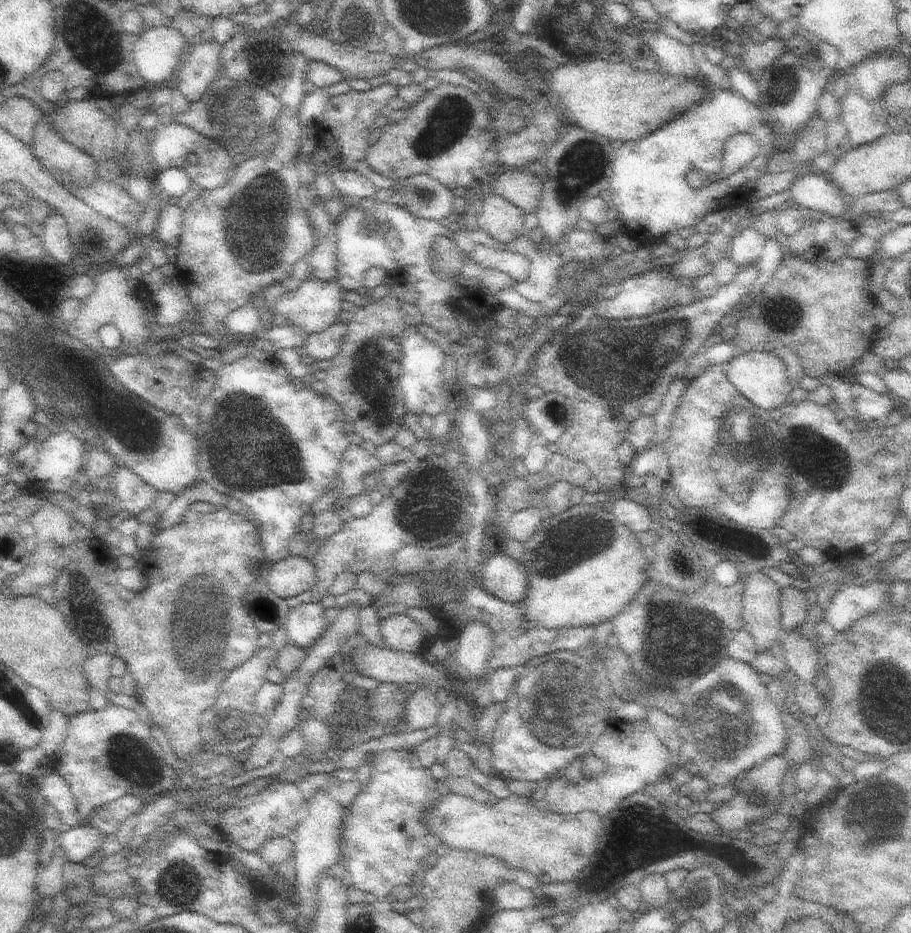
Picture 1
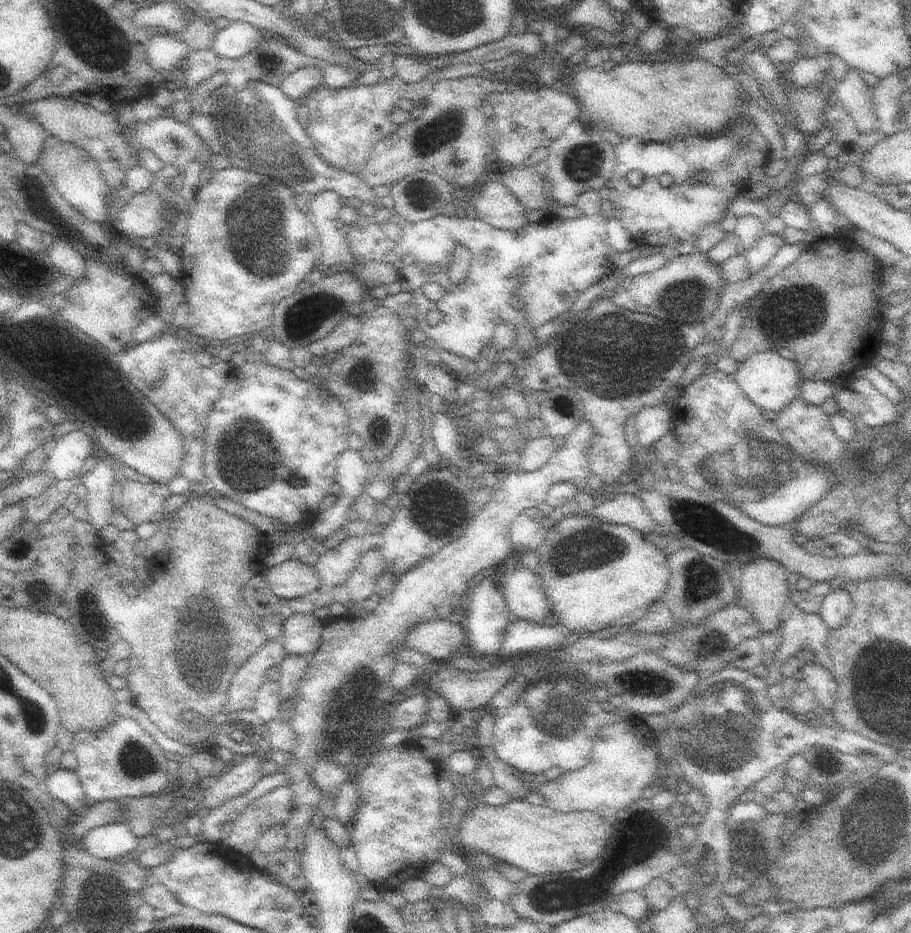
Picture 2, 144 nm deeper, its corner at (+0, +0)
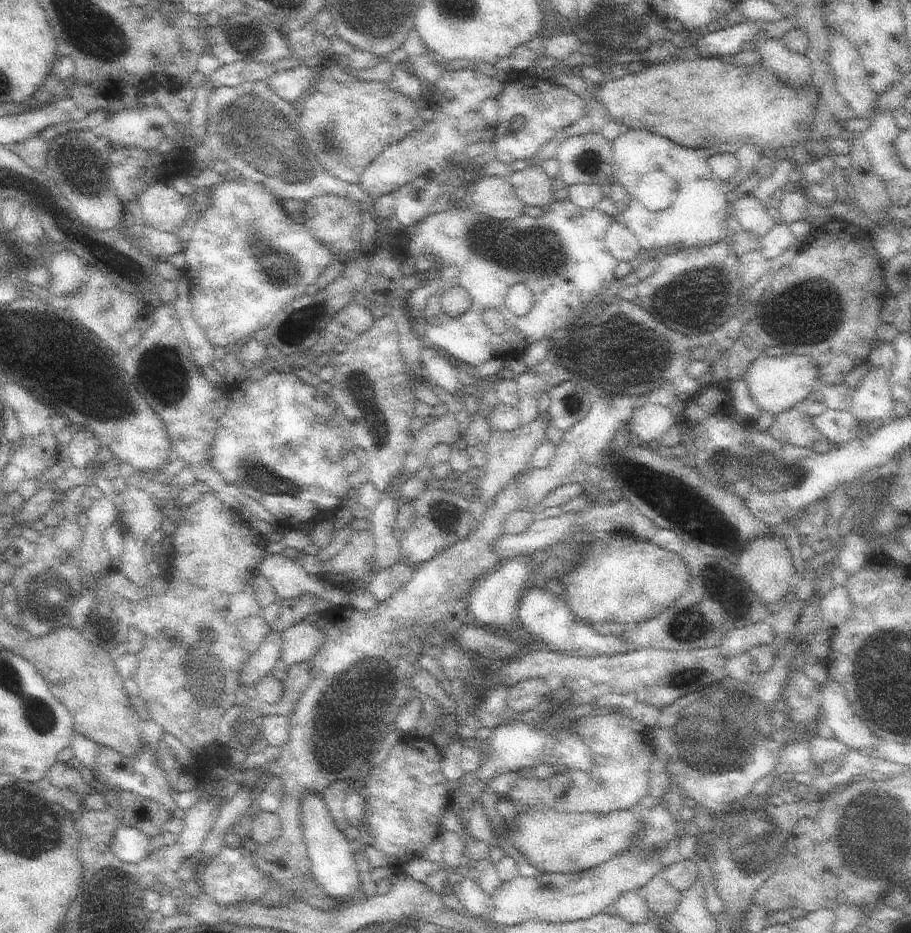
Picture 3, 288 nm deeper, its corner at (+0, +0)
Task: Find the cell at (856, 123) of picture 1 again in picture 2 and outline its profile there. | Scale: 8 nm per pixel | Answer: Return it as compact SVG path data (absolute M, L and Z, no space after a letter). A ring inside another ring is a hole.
M847 68L839 84L835 84L835 100L839 100L847 114L853 118L859 136L867 136L875 130L877 118L873 106L873 88L863 82L861 70Z

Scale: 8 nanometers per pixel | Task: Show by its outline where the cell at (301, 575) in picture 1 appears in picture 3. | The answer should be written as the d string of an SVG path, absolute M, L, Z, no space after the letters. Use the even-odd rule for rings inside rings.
M275 548L265 554L259 564L259 574L267 578L273 592L281 600L295 600L301 594L313 594L317 598L331 600L335 606L347 606L349 594L319 580L319 574L309 574L299 556L285 558Z

